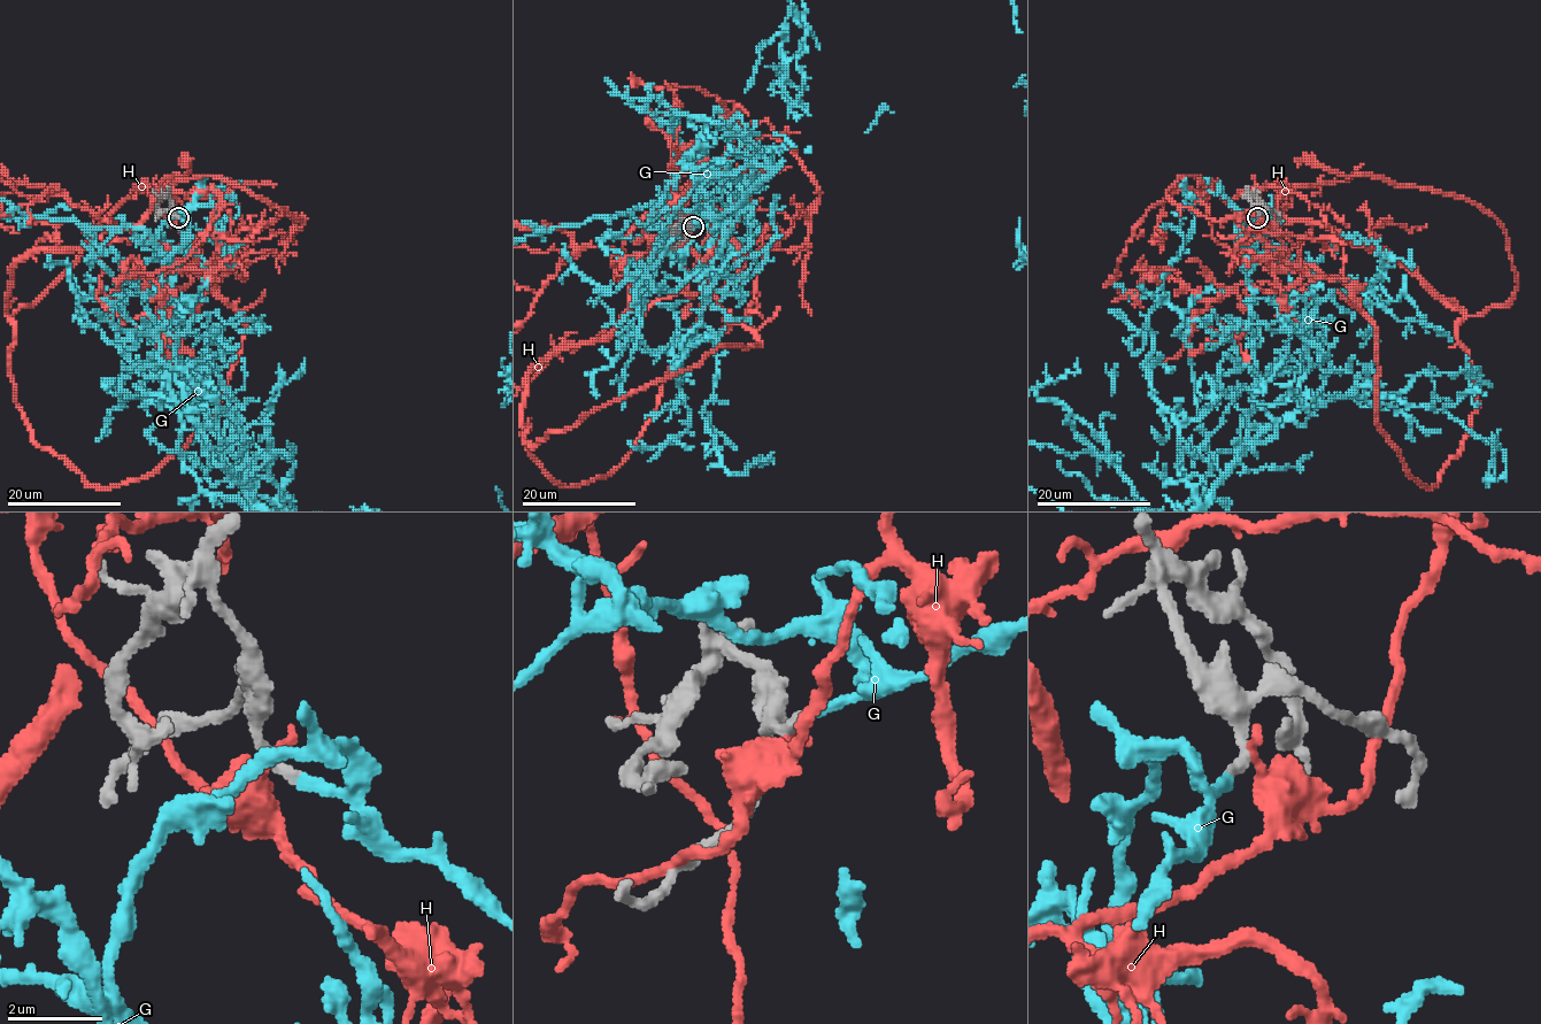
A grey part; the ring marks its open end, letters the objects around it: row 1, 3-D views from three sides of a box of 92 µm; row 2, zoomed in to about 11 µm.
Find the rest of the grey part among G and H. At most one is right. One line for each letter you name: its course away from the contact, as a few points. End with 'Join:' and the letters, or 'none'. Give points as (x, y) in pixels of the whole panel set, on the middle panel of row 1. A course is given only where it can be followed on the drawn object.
Join: G

